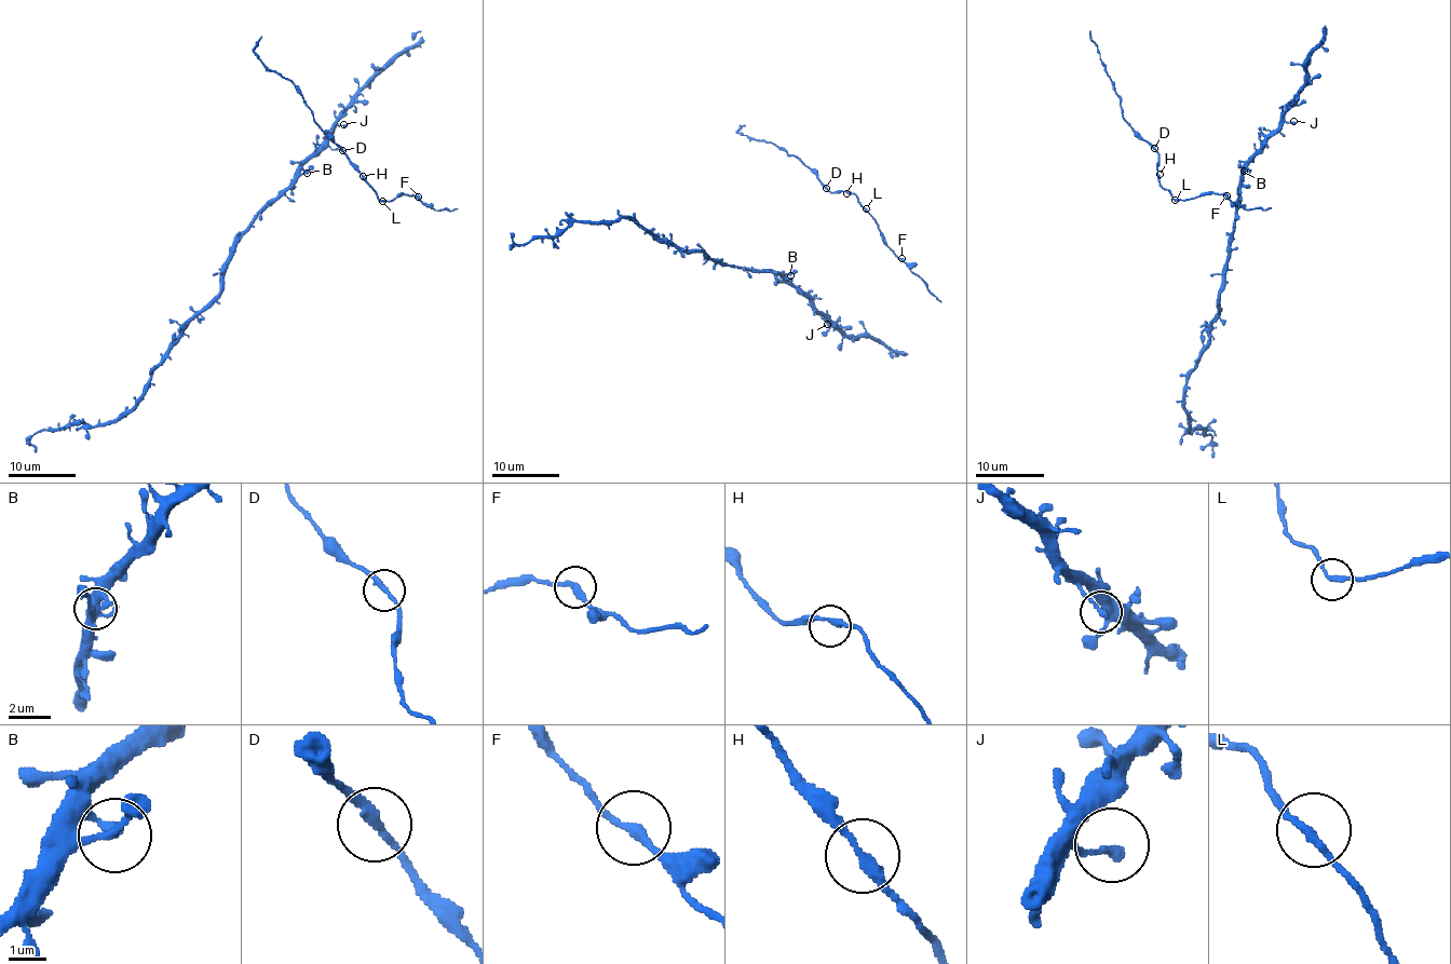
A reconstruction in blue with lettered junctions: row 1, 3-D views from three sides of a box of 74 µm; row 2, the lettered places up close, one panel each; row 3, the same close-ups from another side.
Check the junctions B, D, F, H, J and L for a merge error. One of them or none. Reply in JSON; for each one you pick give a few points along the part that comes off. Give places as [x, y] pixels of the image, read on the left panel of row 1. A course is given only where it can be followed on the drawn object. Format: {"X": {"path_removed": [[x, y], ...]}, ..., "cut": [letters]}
{"cut": []}

